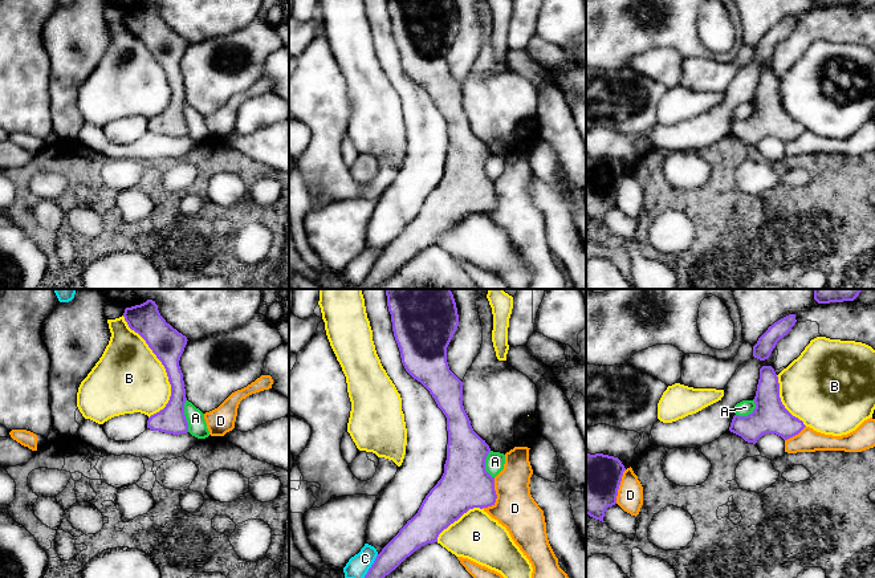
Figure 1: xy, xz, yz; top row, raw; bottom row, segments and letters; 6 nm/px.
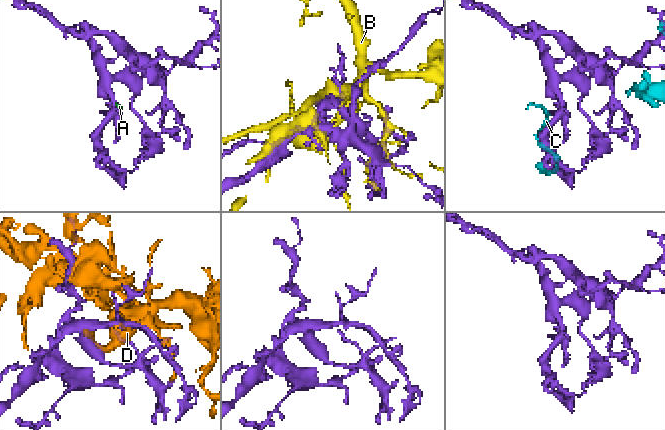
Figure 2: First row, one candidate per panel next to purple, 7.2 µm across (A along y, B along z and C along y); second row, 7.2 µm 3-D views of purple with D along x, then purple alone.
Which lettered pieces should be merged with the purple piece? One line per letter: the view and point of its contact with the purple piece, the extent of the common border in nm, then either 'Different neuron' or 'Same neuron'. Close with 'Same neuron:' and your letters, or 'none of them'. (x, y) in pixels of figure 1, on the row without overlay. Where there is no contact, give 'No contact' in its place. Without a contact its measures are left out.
A: Touches purple at xy (184, 118). Shared border 200 nm. Different neuron
B: Touches purple at xy (165, 70). Shared border 650 nm. Different neuron
C: Touches purple at xz (370, 271). Shared border 190 nm. Different neuron
D: Touches purple at xz (496, 199). Shared border 200 nm. Different neuron
Same neuron: none of them

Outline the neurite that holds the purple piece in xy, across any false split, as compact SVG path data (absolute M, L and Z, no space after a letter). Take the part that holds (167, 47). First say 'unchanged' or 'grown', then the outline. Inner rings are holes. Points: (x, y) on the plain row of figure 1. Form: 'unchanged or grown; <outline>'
unchanged; M152 3L126 11L123 20L129 30L146 44L162 65L171 87L168 106L163 113L148 121L147 131L172 138L187 137L188 126L184 118L187 101L183 76L179 69L180 60L188 44L187 40L166 25Z

